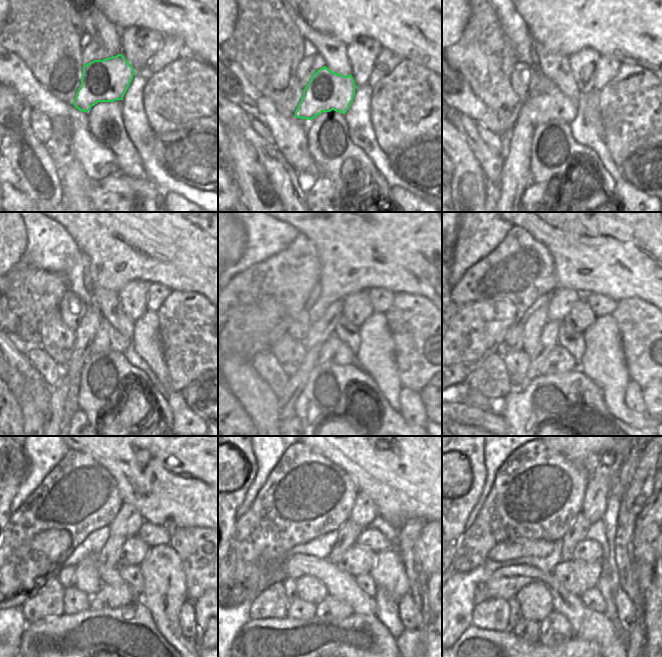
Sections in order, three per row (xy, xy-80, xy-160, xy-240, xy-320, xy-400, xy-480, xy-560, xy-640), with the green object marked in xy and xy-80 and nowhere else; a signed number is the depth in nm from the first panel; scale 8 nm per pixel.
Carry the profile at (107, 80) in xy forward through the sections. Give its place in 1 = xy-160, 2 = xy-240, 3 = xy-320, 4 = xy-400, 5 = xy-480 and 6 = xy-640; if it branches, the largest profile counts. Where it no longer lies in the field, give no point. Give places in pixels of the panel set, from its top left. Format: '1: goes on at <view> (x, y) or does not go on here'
1: goes on at xy-160 (549, 103)
2: goes on at xy-240 (107, 339)
3: goes on at xy-320 (335, 351)
4: goes on at xy-400 (558, 361)
5: goes on at xy-480 (111, 596)
6: goes on at xy-640 (555, 629)

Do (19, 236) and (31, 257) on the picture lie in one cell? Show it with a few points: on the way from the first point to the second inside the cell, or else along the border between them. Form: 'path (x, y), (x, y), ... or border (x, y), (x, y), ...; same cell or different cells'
border (24, 224), (26, 246), (19, 260); different cells

